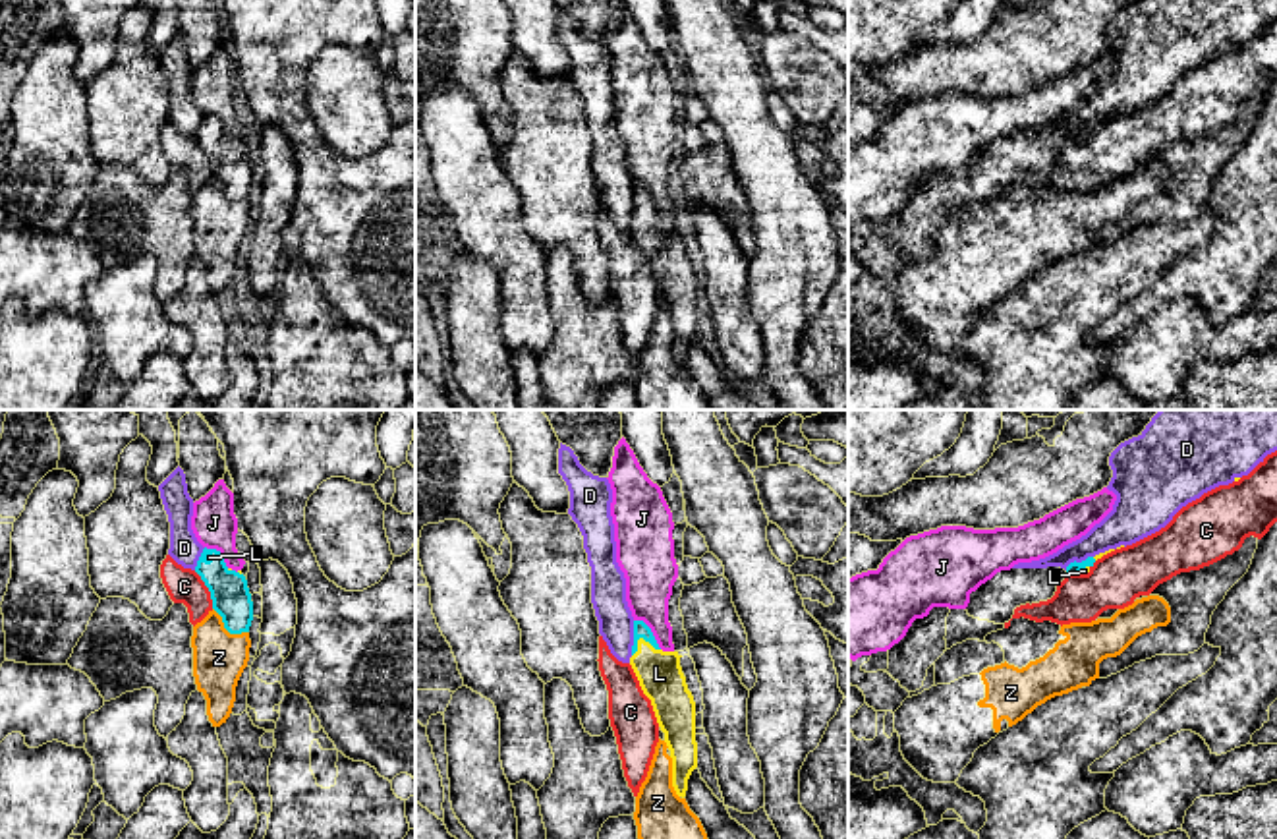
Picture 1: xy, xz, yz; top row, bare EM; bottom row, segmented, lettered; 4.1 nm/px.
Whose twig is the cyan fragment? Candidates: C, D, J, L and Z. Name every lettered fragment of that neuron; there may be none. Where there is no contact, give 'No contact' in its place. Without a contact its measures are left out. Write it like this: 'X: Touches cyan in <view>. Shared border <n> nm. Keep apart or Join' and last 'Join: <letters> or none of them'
C: Touches cyan in xy. Shared border 180 nm. Keep apart
D: Touches cyan in xz. Shared border 140 nm. Keep apart
J: Touches cyan in xz. Shared border 170 nm. Keep apart
L: Touches cyan in xz. Shared border 120 nm. Join
Z: Touches cyan in xy. Shared border 190 nm. Keep apart
Join: L

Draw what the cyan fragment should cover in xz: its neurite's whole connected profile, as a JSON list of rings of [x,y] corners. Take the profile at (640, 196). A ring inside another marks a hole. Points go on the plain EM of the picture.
[[[634,188],[630,232],[643,261],[651,267],[657,290],[672,325],[672,354],[686,363],[688,346],[697,334],[695,269],[688,257],[678,218],[663,218],[643,188]]]

